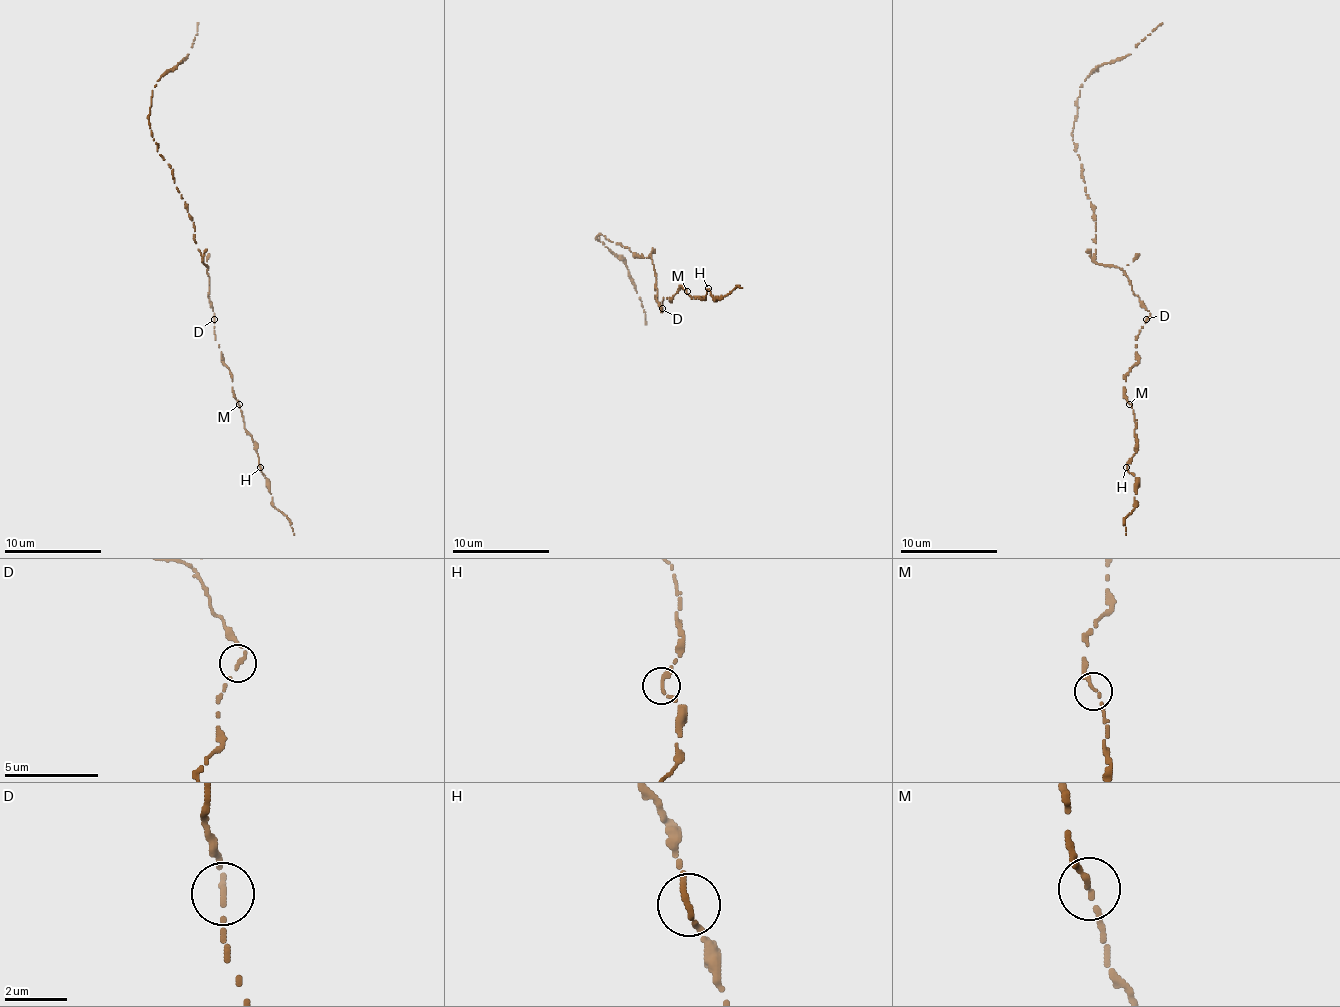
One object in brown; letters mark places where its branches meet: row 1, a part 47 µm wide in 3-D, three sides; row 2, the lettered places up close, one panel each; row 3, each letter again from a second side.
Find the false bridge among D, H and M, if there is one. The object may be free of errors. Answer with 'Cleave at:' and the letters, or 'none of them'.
Cleave at: none of them

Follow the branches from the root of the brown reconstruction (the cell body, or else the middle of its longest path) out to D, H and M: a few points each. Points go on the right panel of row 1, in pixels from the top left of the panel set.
D: (1109, 266), (1119, 266), (1124, 271), (1131, 291), (1150, 312), (1146, 320)
H: (1109, 266), (1124, 271), (1150, 312), (1124, 387), (1136, 419), (1136, 453), (1126, 467)
M: (1109, 266), (1124, 271), (1131, 291), (1150, 312), (1136, 339), (1138, 361), (1124, 387), (1129, 404)

